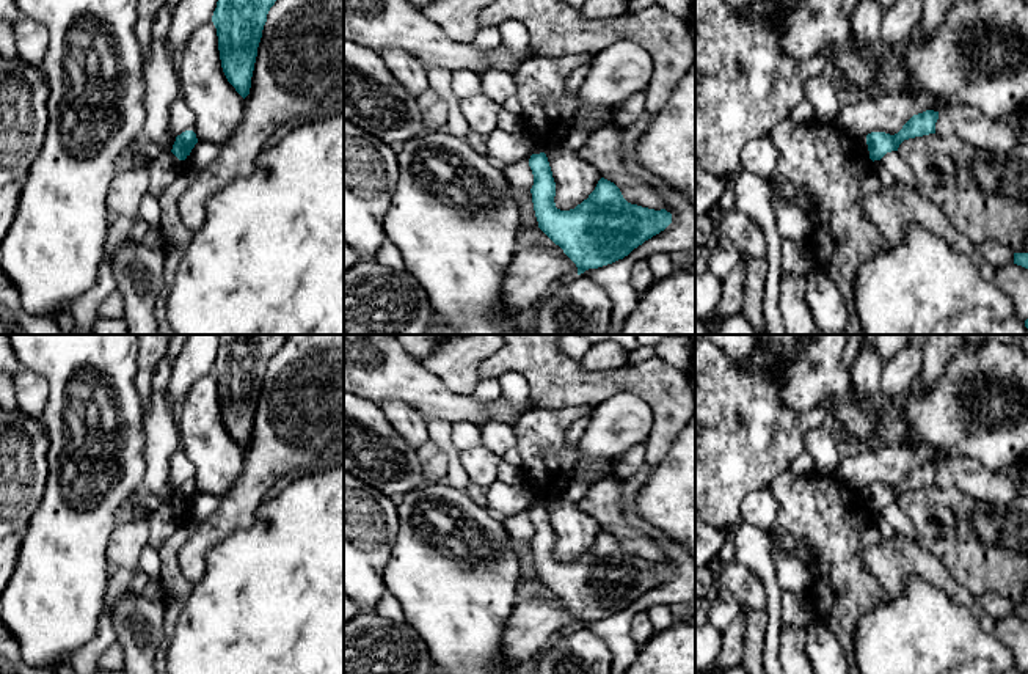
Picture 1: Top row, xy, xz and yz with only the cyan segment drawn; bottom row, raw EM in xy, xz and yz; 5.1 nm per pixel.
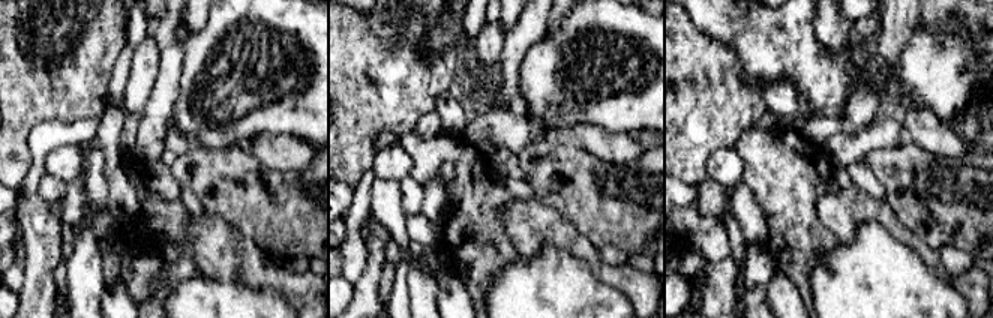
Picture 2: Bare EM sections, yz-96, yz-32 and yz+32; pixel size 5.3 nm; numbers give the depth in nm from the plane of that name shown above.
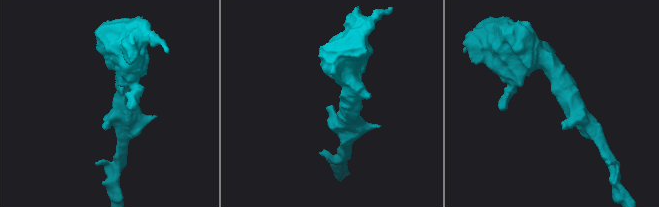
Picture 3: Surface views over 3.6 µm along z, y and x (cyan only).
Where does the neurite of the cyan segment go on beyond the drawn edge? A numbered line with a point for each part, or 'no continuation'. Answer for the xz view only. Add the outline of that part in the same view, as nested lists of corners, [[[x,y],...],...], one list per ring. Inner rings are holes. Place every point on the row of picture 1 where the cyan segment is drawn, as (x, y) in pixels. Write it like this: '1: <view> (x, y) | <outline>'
no continuation

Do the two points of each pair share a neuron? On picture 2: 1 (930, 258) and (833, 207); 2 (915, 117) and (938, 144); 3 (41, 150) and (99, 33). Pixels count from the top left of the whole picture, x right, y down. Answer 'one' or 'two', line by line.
1: one
2: one
3: two

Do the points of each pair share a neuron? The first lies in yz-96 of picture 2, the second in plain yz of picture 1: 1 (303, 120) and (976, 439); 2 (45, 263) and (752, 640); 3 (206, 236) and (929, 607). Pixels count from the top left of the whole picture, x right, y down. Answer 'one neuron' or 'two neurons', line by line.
1: one neuron
2: two neurons
3: two neurons

